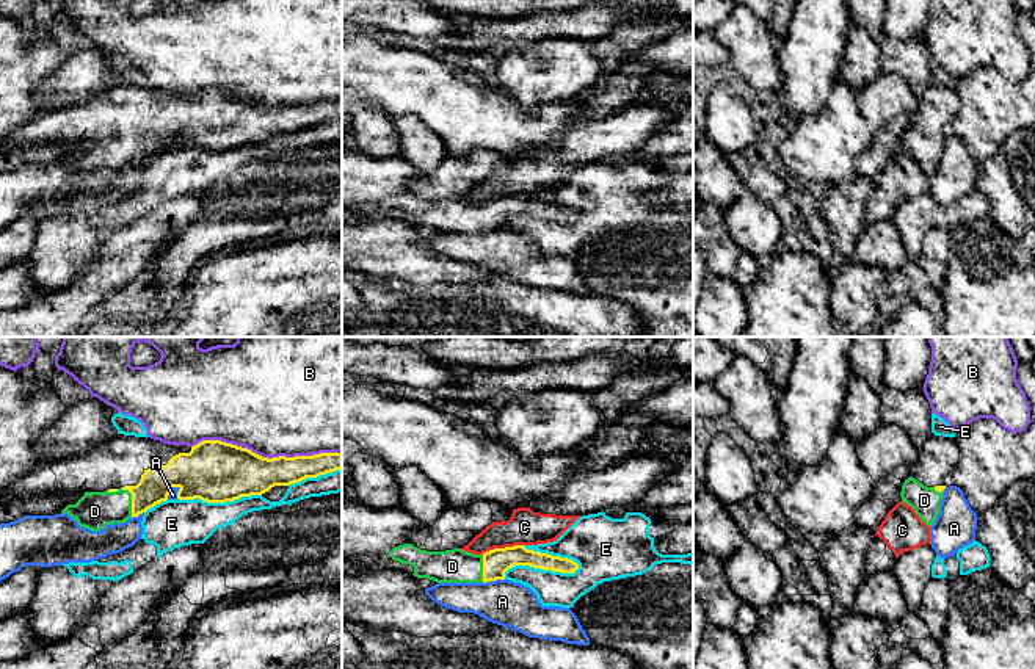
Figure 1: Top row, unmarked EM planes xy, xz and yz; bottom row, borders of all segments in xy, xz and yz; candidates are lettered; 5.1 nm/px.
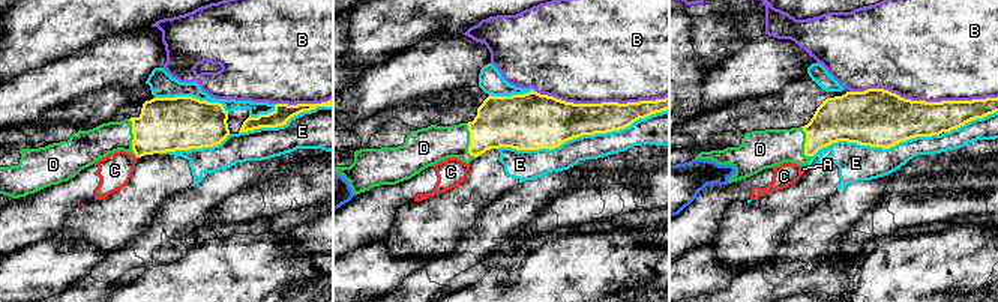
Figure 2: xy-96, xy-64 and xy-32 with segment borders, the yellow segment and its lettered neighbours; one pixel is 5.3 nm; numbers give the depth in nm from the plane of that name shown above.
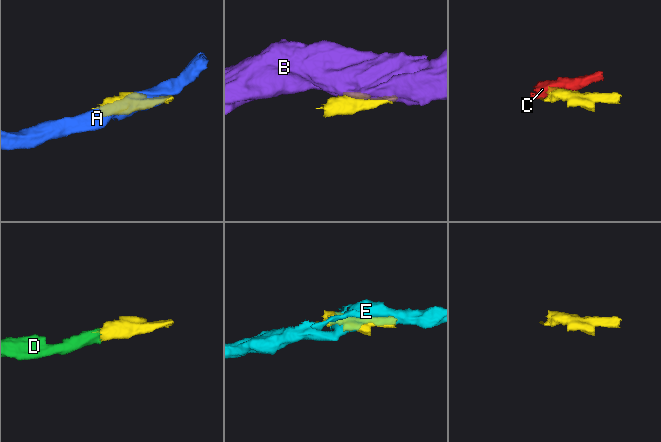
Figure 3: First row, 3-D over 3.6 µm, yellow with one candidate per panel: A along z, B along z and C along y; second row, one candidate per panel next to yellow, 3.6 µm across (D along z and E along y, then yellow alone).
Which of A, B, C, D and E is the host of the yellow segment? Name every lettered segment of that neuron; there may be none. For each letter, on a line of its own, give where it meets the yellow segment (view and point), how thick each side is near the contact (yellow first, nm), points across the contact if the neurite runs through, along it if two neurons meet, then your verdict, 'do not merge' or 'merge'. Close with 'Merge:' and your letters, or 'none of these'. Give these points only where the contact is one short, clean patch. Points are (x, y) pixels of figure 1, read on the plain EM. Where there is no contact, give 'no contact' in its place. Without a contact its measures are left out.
A: xz (493, 229) | 140/240 nm | do not merge
B: xy (265, 107) | 320/460 nm | do not merge
C: xz (502, 198) | 140/180 nm | do not merge
D: xy (130, 141) | 170/190 nm | merge
E: xz (540, 216) | 140/200 nm | do not merge
Merge: D

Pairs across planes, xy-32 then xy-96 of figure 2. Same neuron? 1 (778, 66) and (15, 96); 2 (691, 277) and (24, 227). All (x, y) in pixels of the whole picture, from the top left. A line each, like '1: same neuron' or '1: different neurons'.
1: same neuron
2: different neurons

